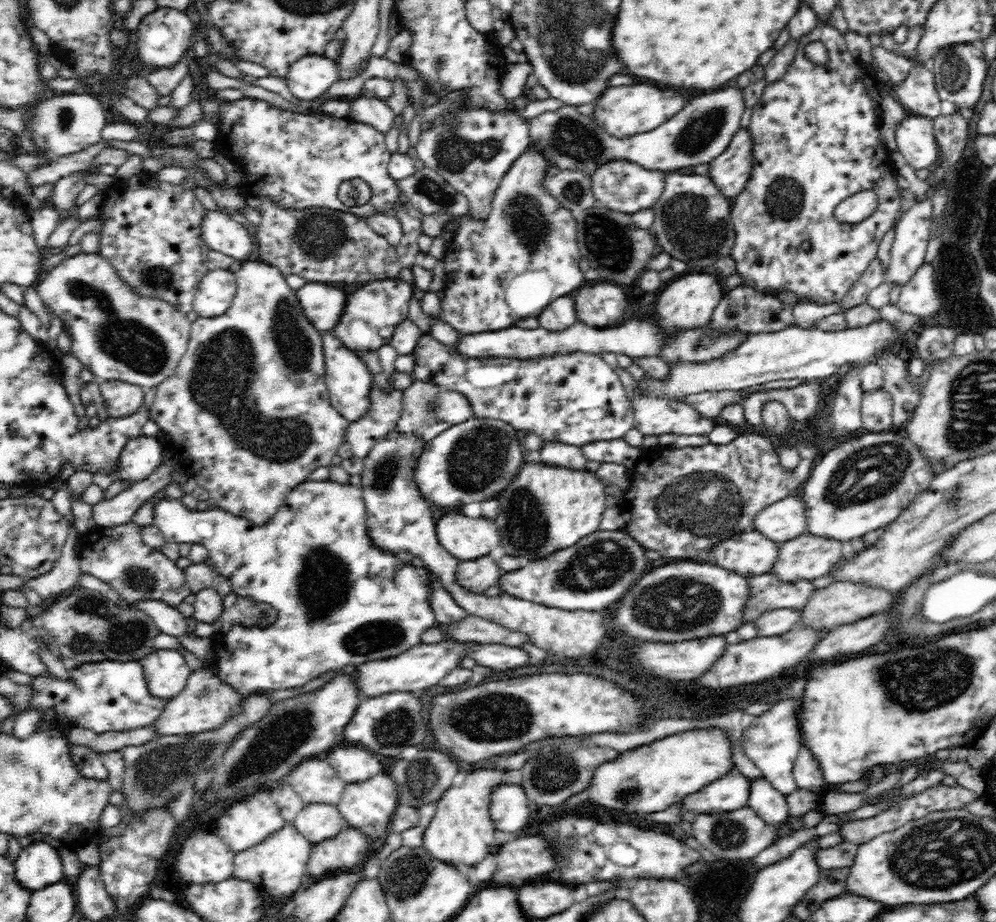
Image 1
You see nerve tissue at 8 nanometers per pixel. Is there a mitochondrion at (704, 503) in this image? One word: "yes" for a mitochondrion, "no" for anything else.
yes

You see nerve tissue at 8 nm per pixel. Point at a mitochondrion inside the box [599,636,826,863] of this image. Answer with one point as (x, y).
(729, 834)

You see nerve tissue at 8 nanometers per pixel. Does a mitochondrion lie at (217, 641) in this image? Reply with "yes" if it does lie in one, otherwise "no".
no

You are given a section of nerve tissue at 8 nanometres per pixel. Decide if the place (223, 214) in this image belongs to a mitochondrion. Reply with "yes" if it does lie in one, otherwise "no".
no

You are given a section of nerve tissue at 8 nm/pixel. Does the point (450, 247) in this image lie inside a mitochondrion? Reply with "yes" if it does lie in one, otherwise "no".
no

